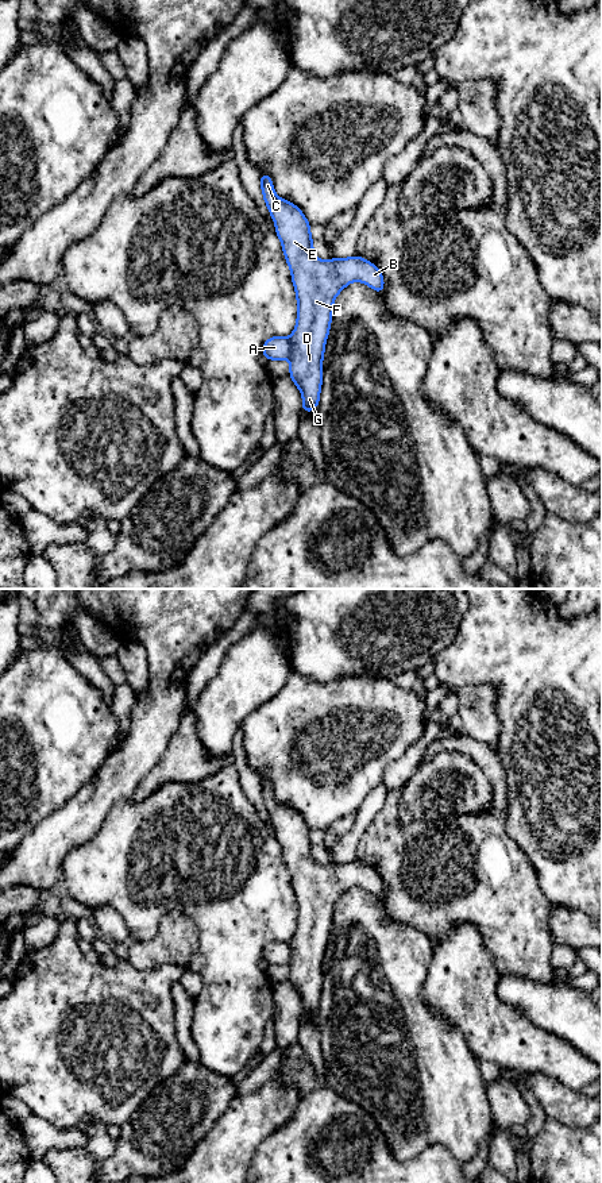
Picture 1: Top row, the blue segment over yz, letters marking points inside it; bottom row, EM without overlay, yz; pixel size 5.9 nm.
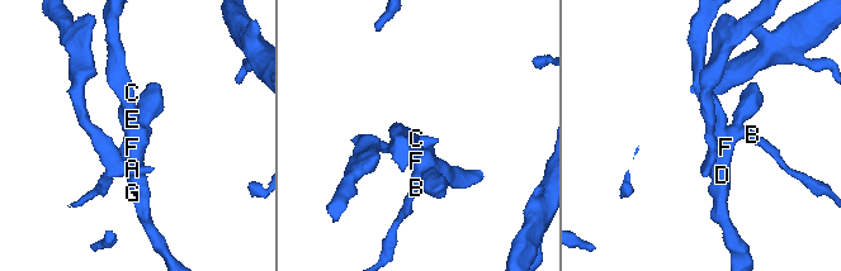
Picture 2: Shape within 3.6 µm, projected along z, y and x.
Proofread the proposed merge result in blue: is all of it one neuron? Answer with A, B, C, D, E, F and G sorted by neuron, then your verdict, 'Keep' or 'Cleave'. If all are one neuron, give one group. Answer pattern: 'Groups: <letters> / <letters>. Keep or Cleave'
Groups: A / B C D E F G. Cleave

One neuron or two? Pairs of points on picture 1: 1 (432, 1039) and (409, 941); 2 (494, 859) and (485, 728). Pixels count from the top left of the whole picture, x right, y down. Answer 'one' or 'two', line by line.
1: one
2: two

